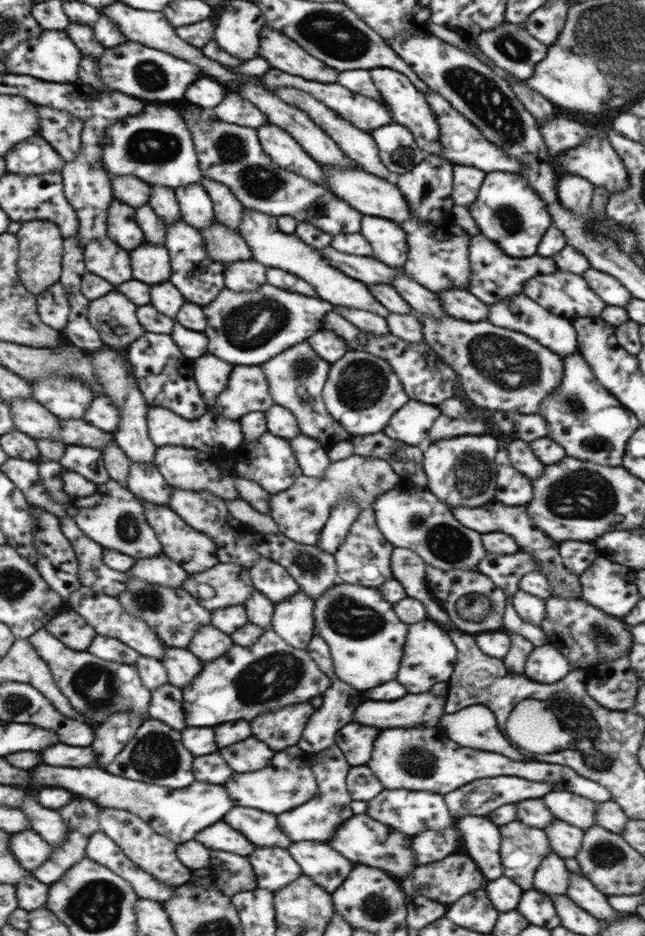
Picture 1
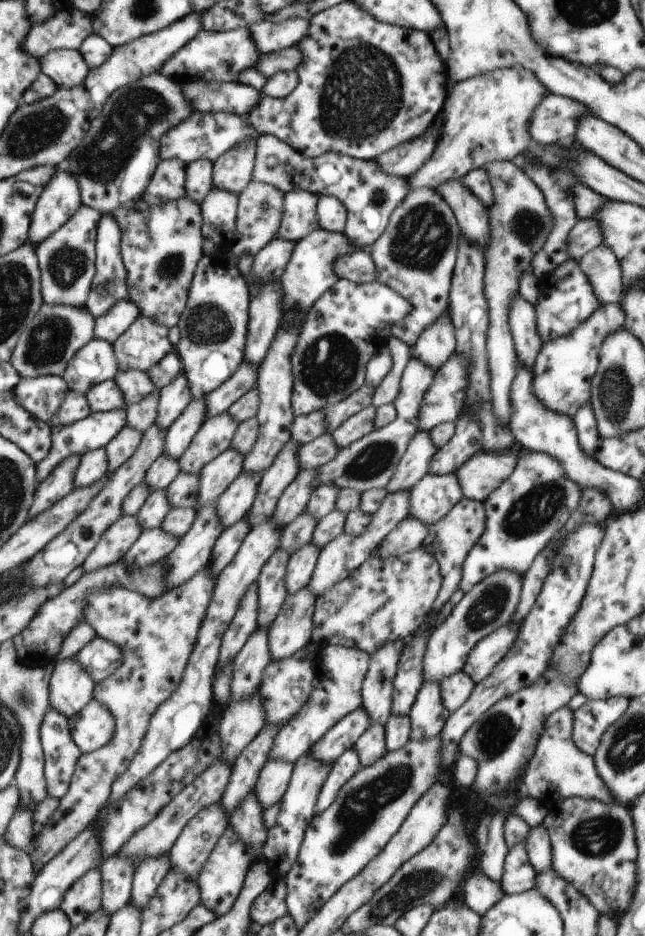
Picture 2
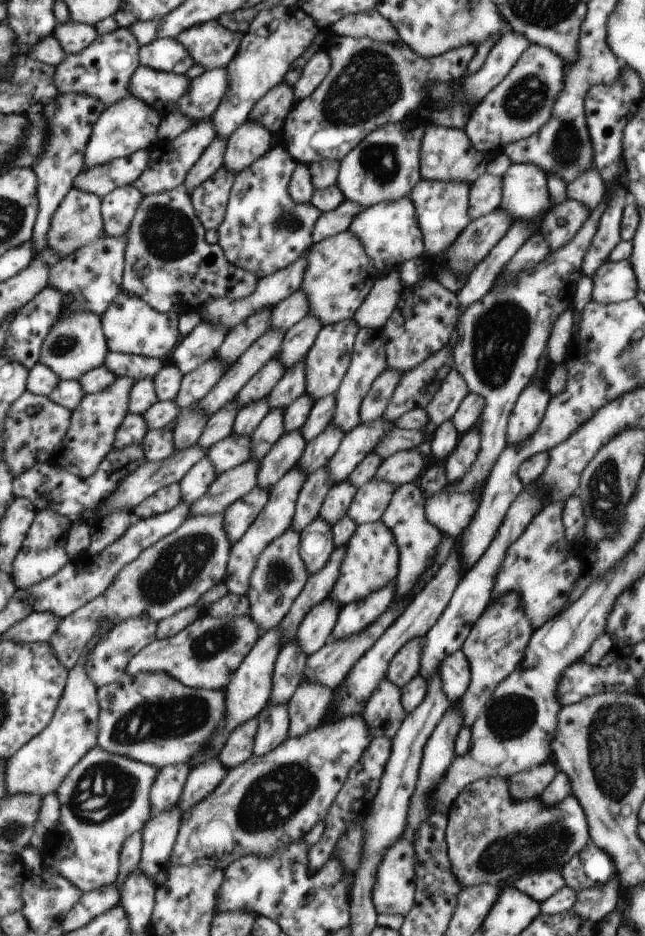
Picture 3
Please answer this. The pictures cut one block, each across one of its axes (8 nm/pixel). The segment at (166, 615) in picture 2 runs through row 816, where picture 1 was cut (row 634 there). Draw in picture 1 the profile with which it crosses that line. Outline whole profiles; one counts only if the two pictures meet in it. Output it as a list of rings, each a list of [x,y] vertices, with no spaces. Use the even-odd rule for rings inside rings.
[[[61,610],[48,622],[46,629],[58,637],[63,644],[78,652],[88,652],[97,635],[94,627],[76,611]]]

